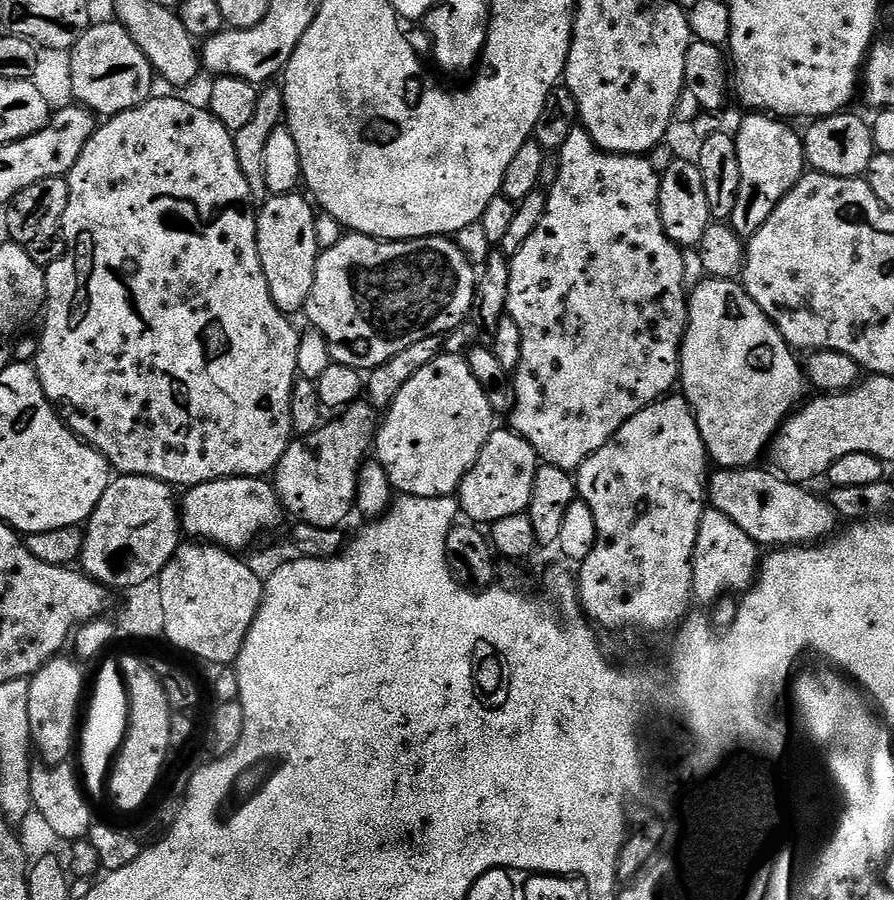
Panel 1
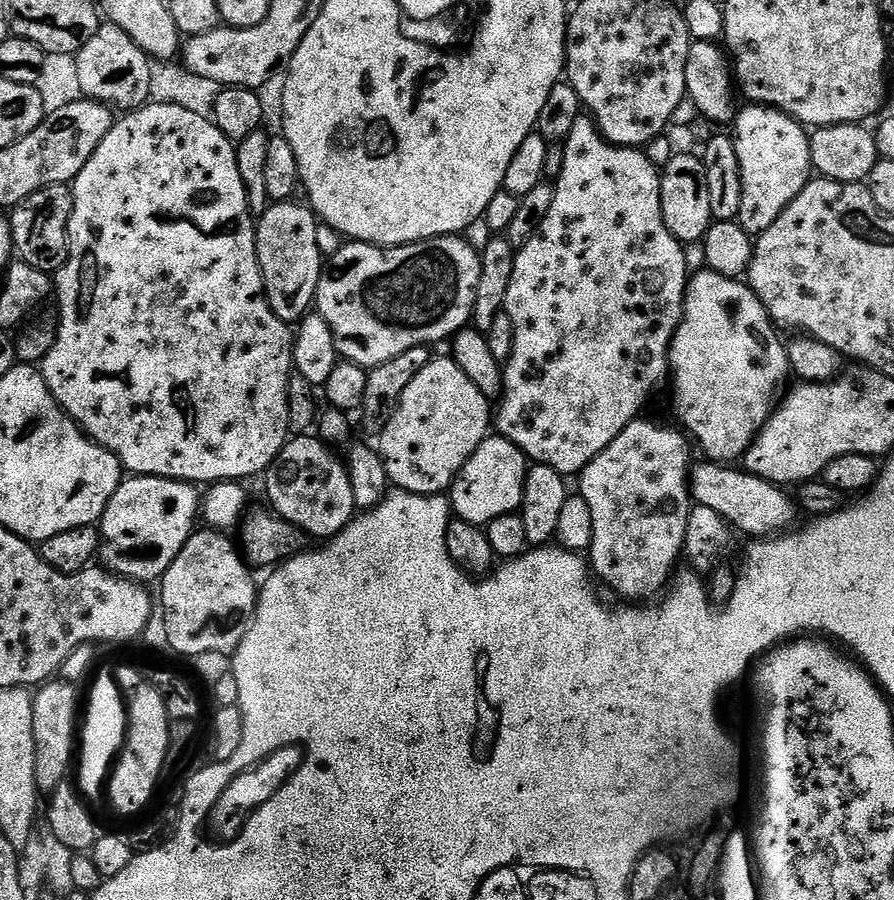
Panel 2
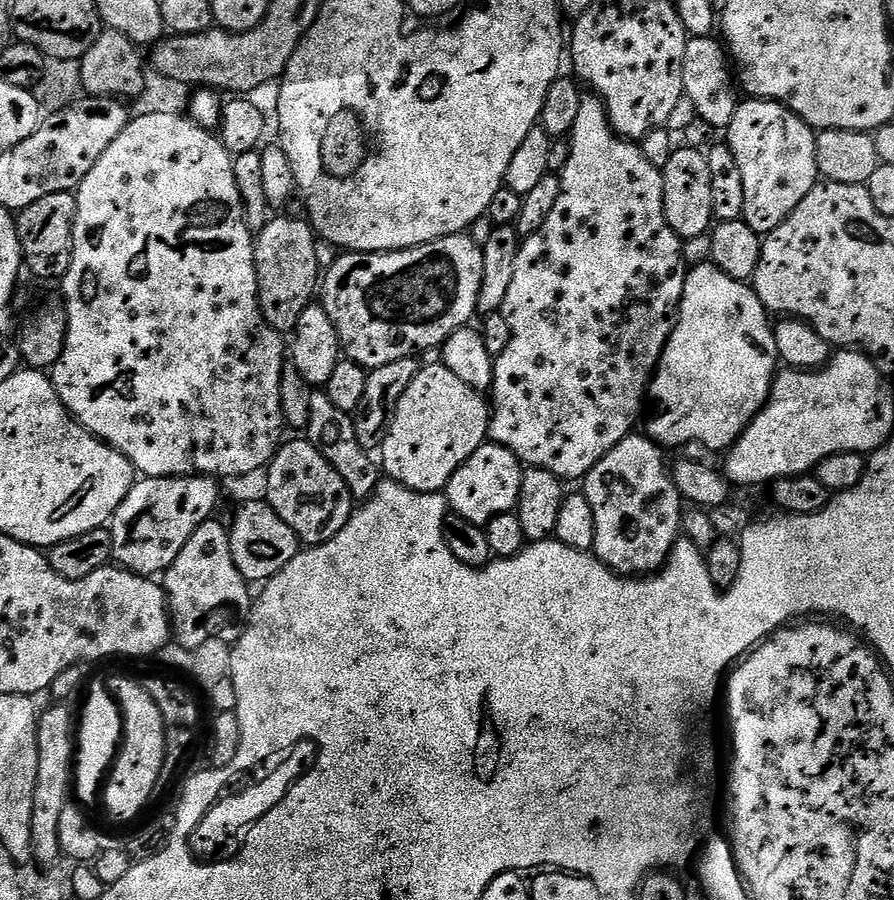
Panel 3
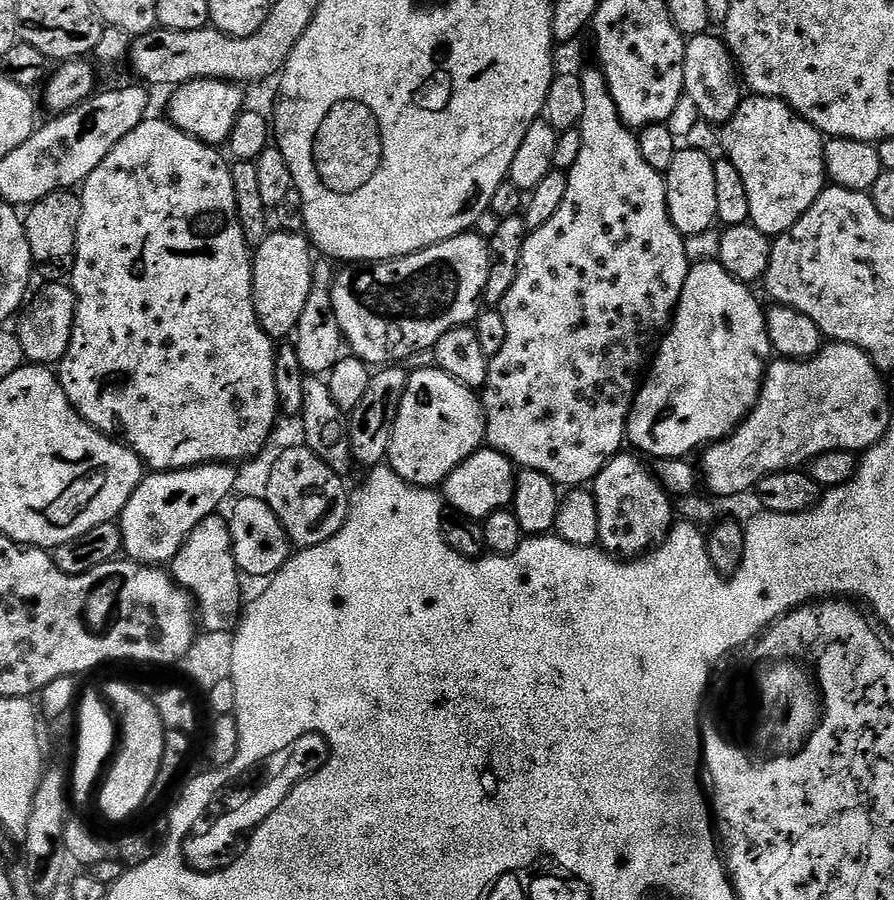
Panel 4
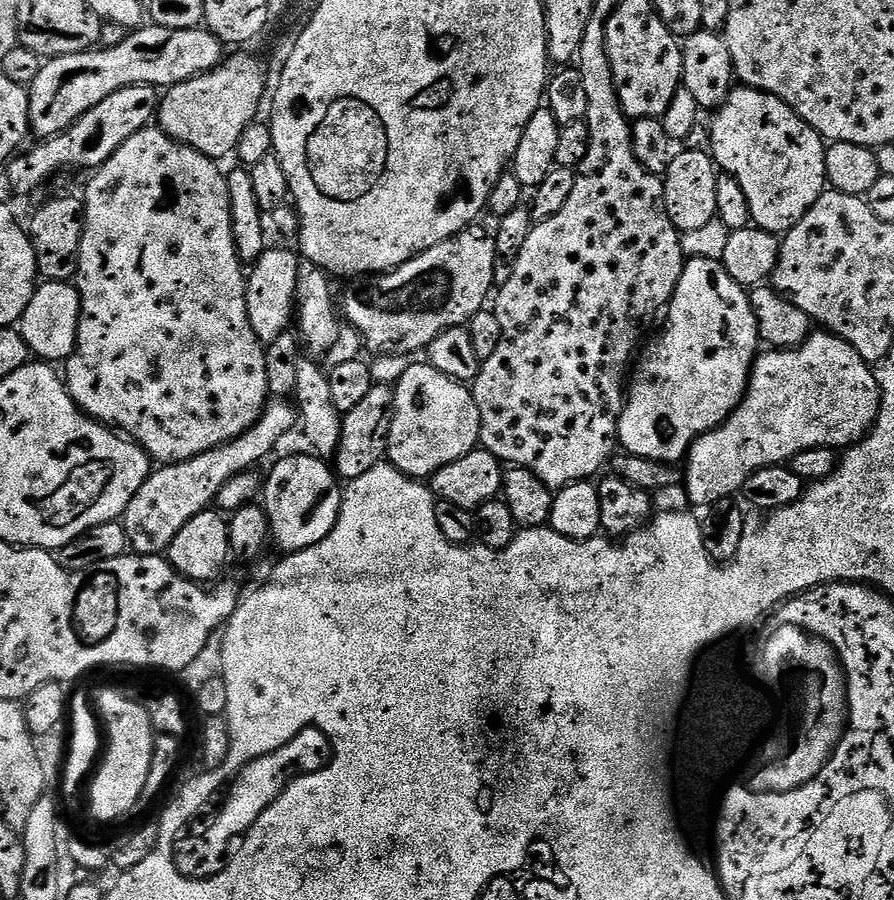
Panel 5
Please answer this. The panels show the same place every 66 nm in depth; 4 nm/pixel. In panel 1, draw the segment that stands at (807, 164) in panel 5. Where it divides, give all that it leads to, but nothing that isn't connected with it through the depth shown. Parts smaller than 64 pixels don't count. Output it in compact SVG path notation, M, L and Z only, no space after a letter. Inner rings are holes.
M748 114L748 117L741 122L740 129L734 132L740 167L740 185L738 202L734 202L730 227L741 238L754 235L764 225L766 218L774 214L781 198L806 175L801 133L787 128L784 124L787 123L783 119L773 118L768 114Z

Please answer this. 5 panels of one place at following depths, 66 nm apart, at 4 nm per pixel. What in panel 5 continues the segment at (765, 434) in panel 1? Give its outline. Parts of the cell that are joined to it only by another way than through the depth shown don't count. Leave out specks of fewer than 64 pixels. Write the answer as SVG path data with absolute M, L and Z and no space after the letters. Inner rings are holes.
M698 257L696 259L689 259L685 263L682 270L682 278L678 278L678 286L674 290L672 301L668 303L666 309L667 316L668 321L664 324L664 333L648 349L645 347L639 353L638 363L631 373L630 383L626 388L624 409L620 415L618 444L627 455L641 456L642 458L650 458L651 460L661 460L664 464L672 464L673 462L683 461L688 455L689 448L691 448L698 437L710 430L719 428L720 425L728 421L730 413L744 401L744 397L748 394L748 379L752 376L752 366L756 363L757 355L761 351L762 341L760 331L758 330L758 321L754 318L751 295L738 282L734 282L734 278L730 278L730 274L719 260L707 260L706 258Z

